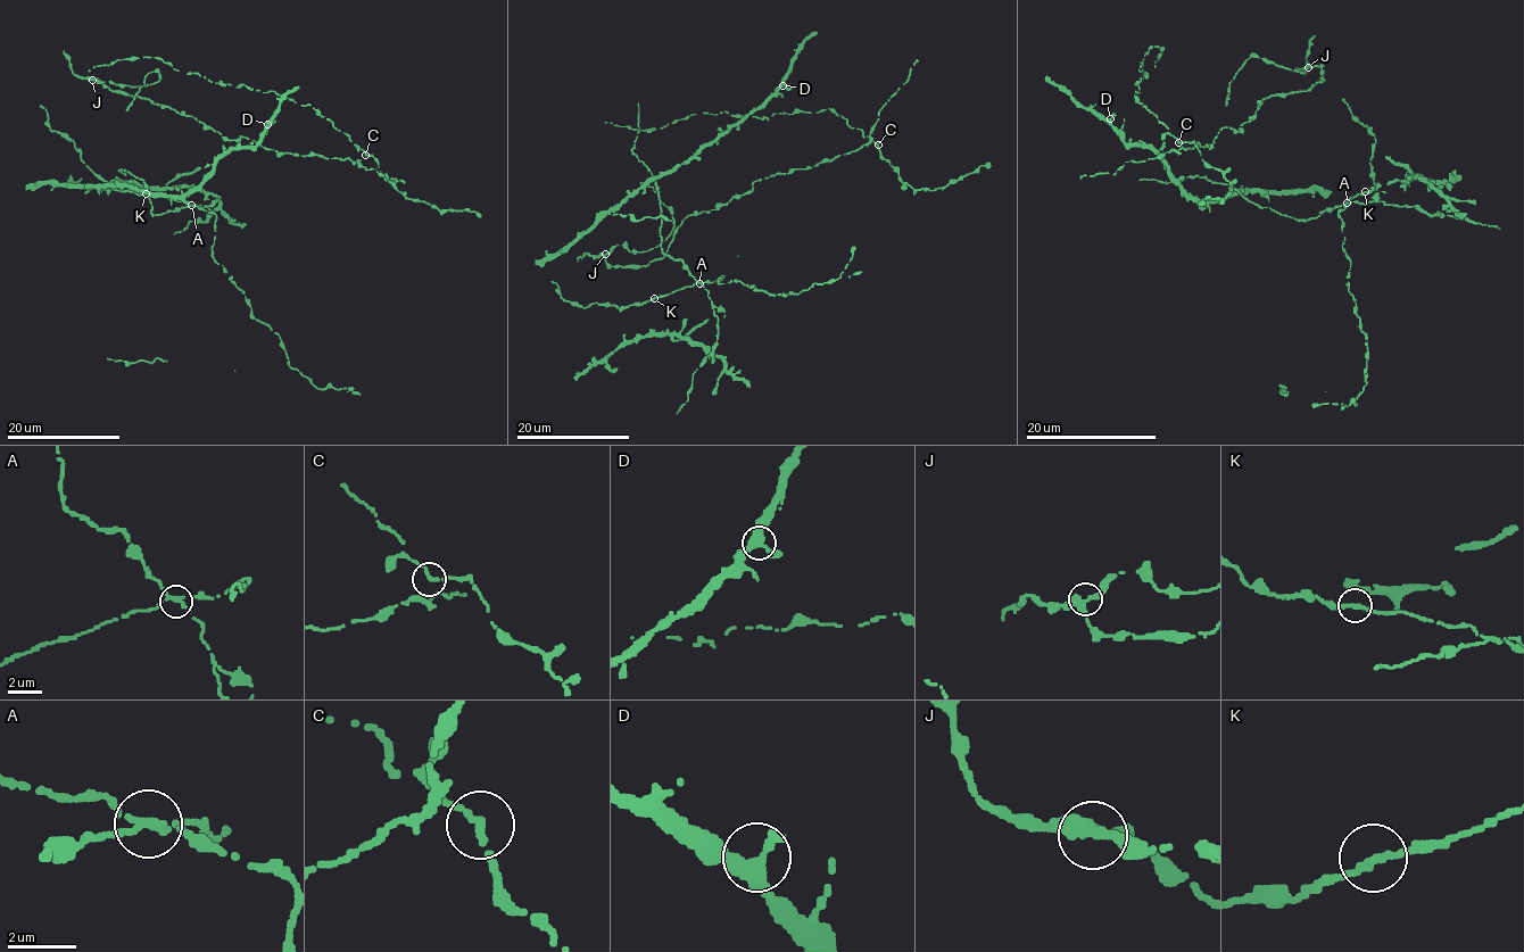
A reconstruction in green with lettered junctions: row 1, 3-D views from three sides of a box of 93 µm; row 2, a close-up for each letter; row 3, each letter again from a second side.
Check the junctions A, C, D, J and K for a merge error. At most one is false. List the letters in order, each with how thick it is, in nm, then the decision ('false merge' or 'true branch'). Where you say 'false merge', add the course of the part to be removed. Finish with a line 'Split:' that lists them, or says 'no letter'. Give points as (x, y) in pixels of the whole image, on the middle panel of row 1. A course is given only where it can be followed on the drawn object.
A: 200 nm thick; false merge; foreign part runs (700, 283), (681, 261), (671, 258), (661, 250), (659, 191), (647, 166), (632, 152), (638, 104)
C: 200 nm thick; true branch
D: 340 nm thick; true branch
J: 340 nm thick; true branch
K: 260 nm thick; true branch
Split: A

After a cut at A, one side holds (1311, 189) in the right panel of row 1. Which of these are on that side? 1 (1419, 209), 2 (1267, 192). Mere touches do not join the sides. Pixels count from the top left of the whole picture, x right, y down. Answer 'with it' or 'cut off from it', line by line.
1: cut off from it
2: with it

